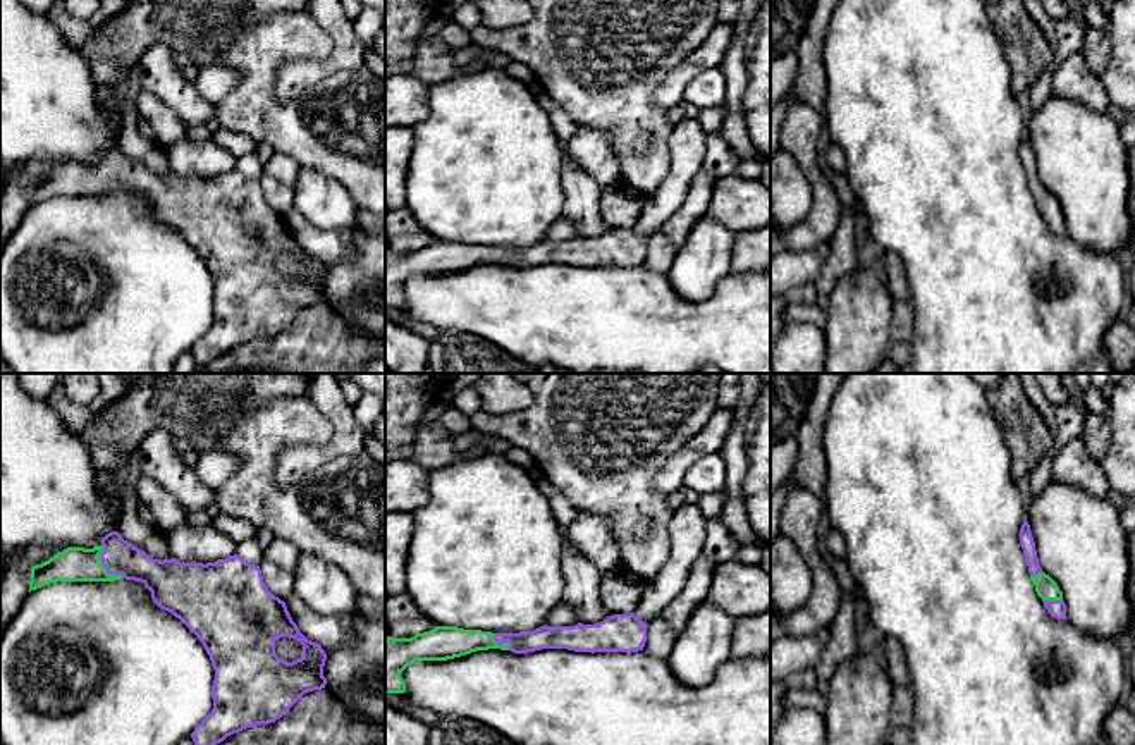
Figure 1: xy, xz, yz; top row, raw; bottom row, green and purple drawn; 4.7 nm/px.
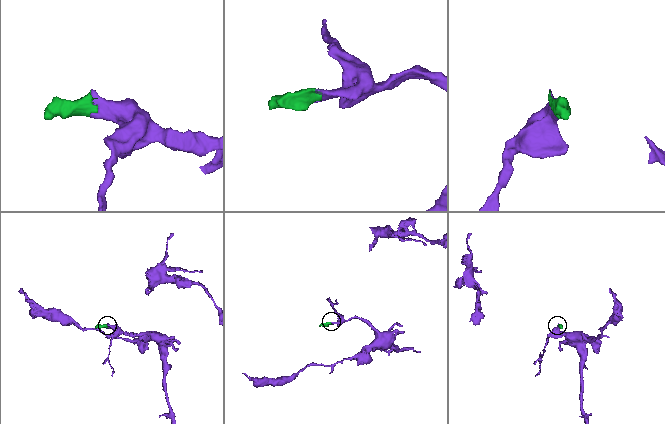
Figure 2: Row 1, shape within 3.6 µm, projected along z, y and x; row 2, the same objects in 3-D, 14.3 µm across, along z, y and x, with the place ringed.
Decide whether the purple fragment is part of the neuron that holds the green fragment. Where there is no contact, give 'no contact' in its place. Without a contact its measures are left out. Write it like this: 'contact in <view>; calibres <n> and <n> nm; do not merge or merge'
contact in xy; calibres 160 and 160 nm; merge

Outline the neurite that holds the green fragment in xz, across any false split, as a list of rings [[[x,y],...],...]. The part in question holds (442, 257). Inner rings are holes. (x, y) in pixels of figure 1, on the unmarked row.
[[[635,227],[612,229],[595,239],[540,241],[533,246],[492,248],[435,241],[411,253],[385,255],[385,308],[404,308],[401,287],[416,275],[447,275],[476,265],[500,263],[528,268],[542,263],[574,267],[638,267],[647,256],[647,237]]]

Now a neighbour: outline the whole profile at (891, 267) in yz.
[[[880,249],[879,270],[884,275],[886,286],[894,299],[910,299],[908,275],[901,258],[896,253]]]

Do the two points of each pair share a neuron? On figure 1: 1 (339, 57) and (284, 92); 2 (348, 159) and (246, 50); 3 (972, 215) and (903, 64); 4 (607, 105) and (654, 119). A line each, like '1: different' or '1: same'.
1: same
2: same
3: same
4: same

